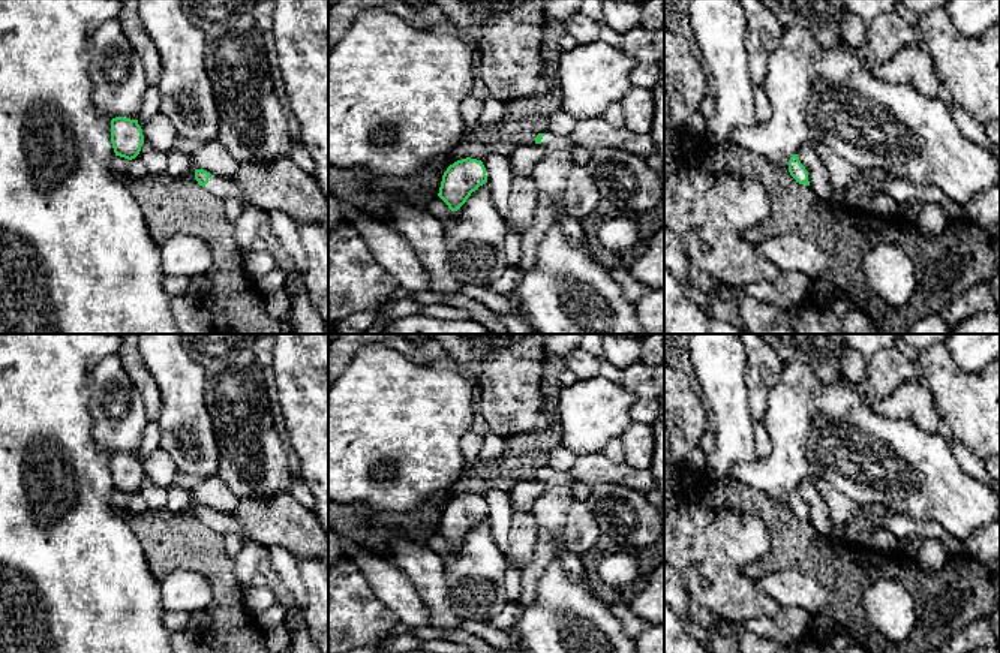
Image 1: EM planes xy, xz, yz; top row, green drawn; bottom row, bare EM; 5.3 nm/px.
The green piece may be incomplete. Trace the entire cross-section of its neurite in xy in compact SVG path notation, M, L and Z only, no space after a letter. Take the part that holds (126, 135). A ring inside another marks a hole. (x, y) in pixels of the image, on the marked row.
M115 117L111 120L111 144L115 156L135 159L142 147L144 135L138 120Z

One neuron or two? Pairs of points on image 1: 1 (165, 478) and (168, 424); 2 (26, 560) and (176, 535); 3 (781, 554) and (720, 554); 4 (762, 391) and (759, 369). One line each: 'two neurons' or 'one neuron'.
1: two neurons
2: two neurons
3: two neurons
4: one neuron

